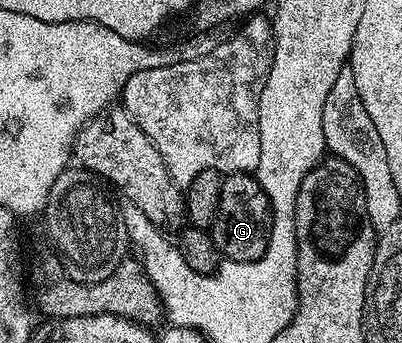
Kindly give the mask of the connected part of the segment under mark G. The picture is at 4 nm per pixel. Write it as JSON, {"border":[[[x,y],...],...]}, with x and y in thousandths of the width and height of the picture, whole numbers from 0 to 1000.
{"border":[[[565,507],[552,516],[545,606],[525,662],[532,711],[552,755],[575,764],[632,764],[664,735],[669,679],[679,650],[664,560],[629,507]]]}

